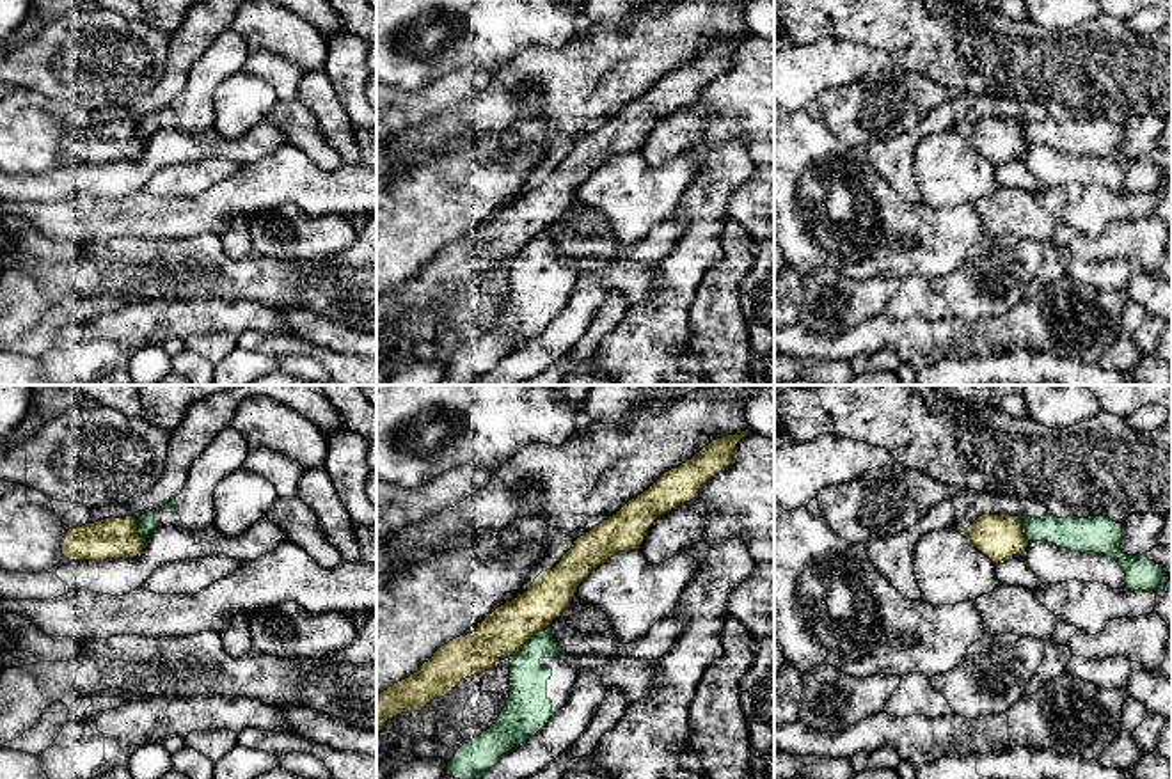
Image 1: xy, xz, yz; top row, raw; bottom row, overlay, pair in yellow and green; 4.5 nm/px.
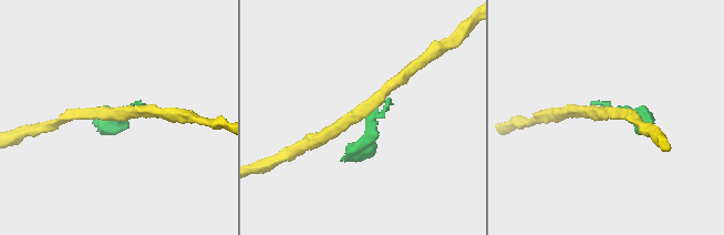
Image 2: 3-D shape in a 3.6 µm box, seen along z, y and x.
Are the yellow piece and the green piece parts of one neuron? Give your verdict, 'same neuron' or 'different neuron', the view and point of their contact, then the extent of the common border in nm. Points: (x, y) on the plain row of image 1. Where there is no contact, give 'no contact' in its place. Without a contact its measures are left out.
different neuron | xz (528, 242) | 240 nm

